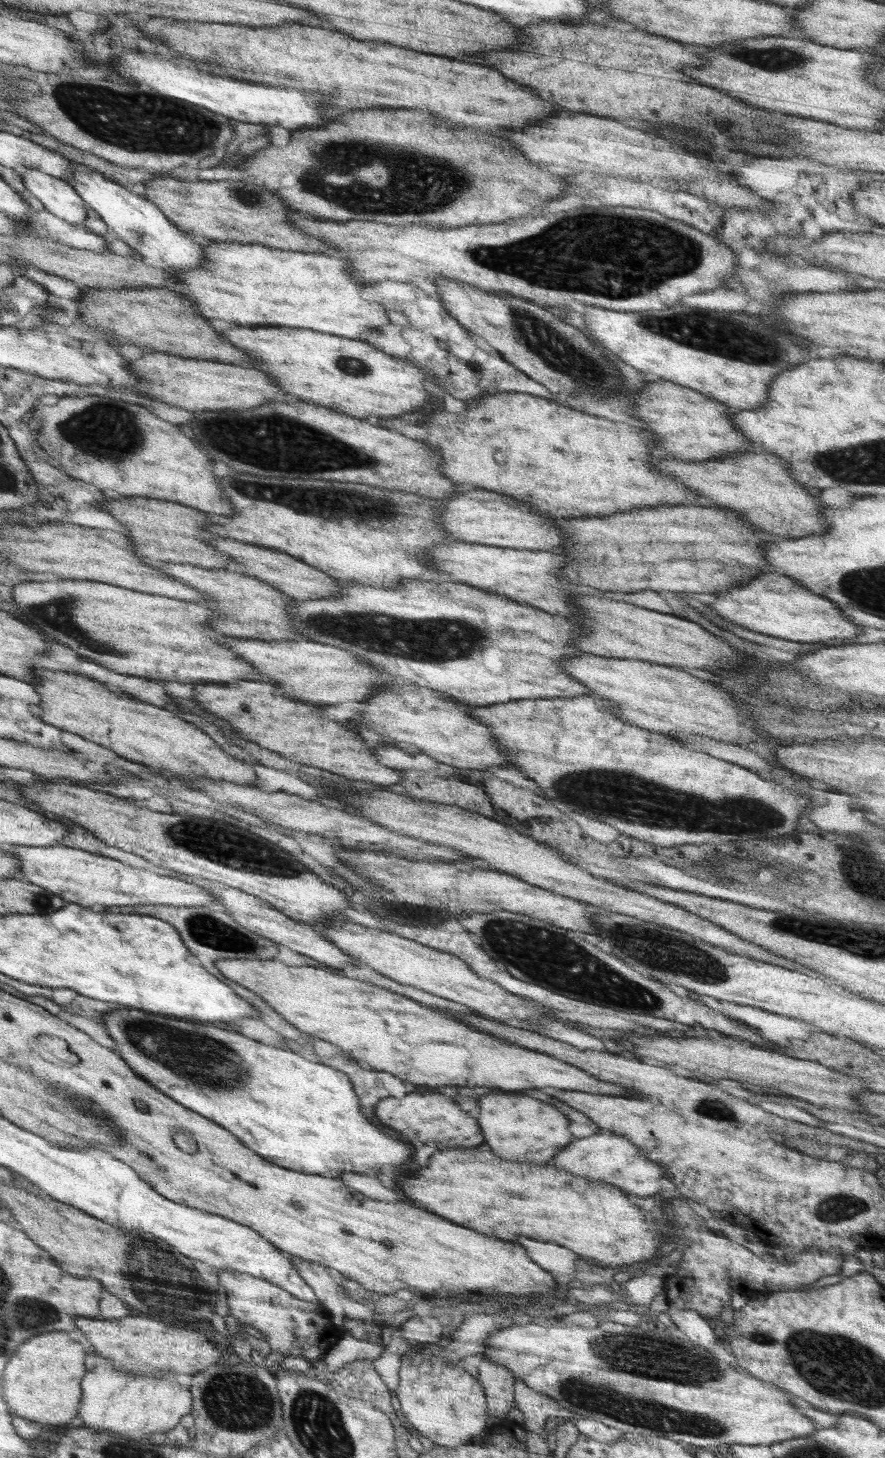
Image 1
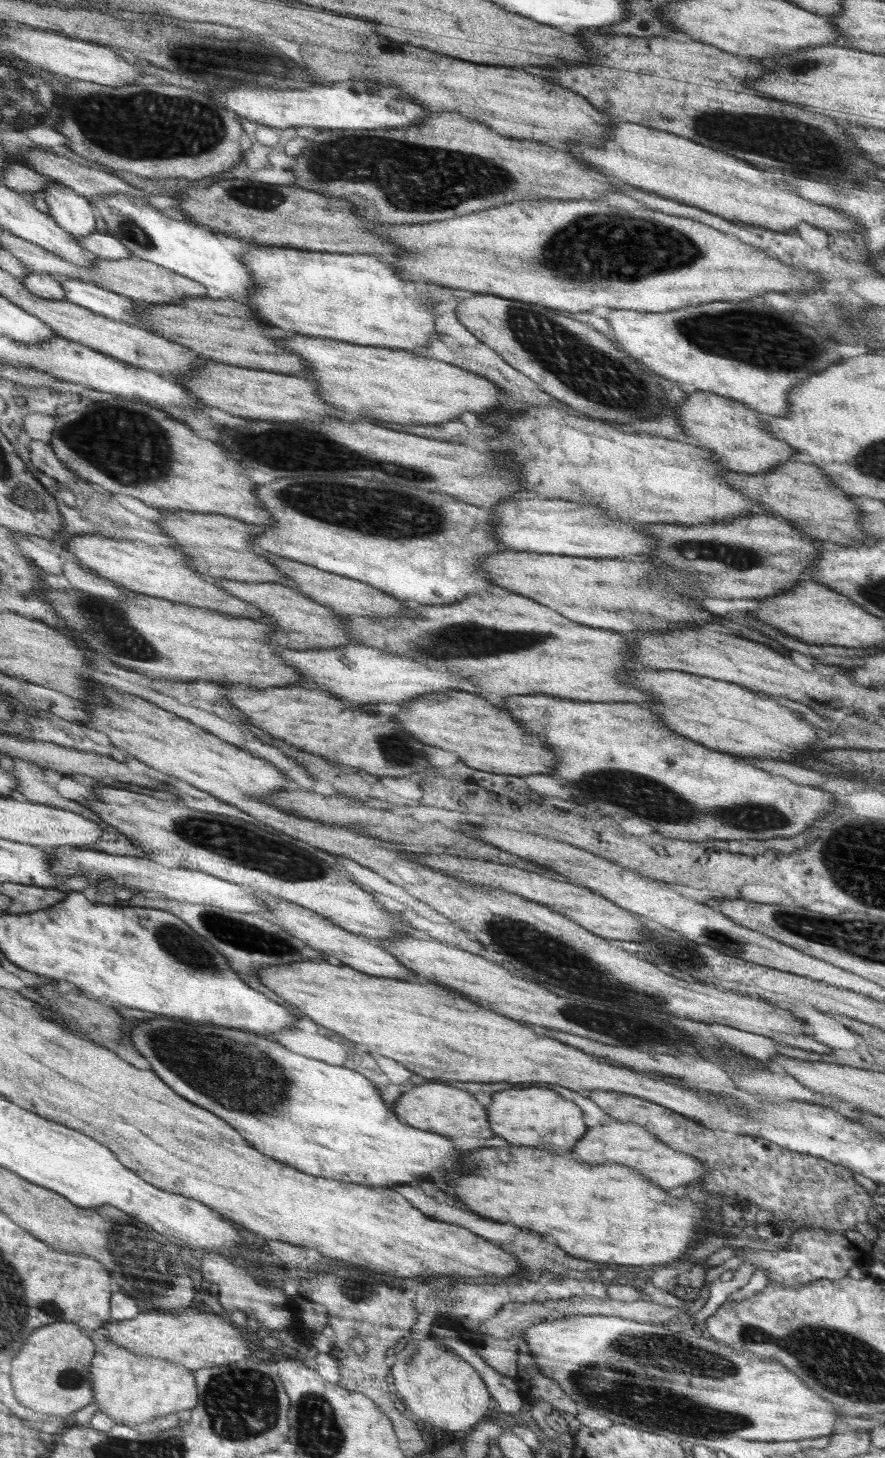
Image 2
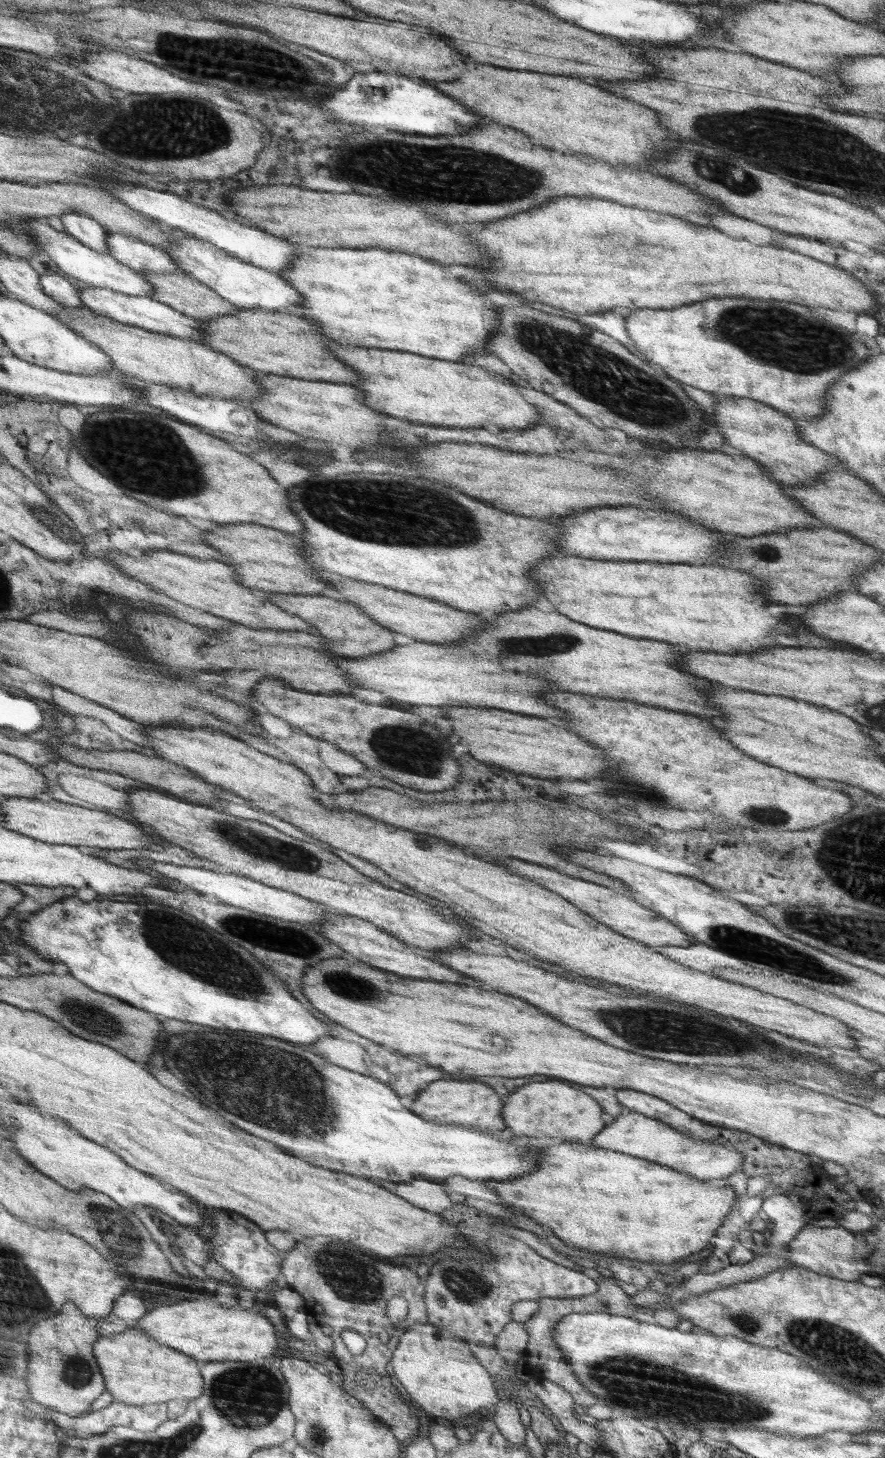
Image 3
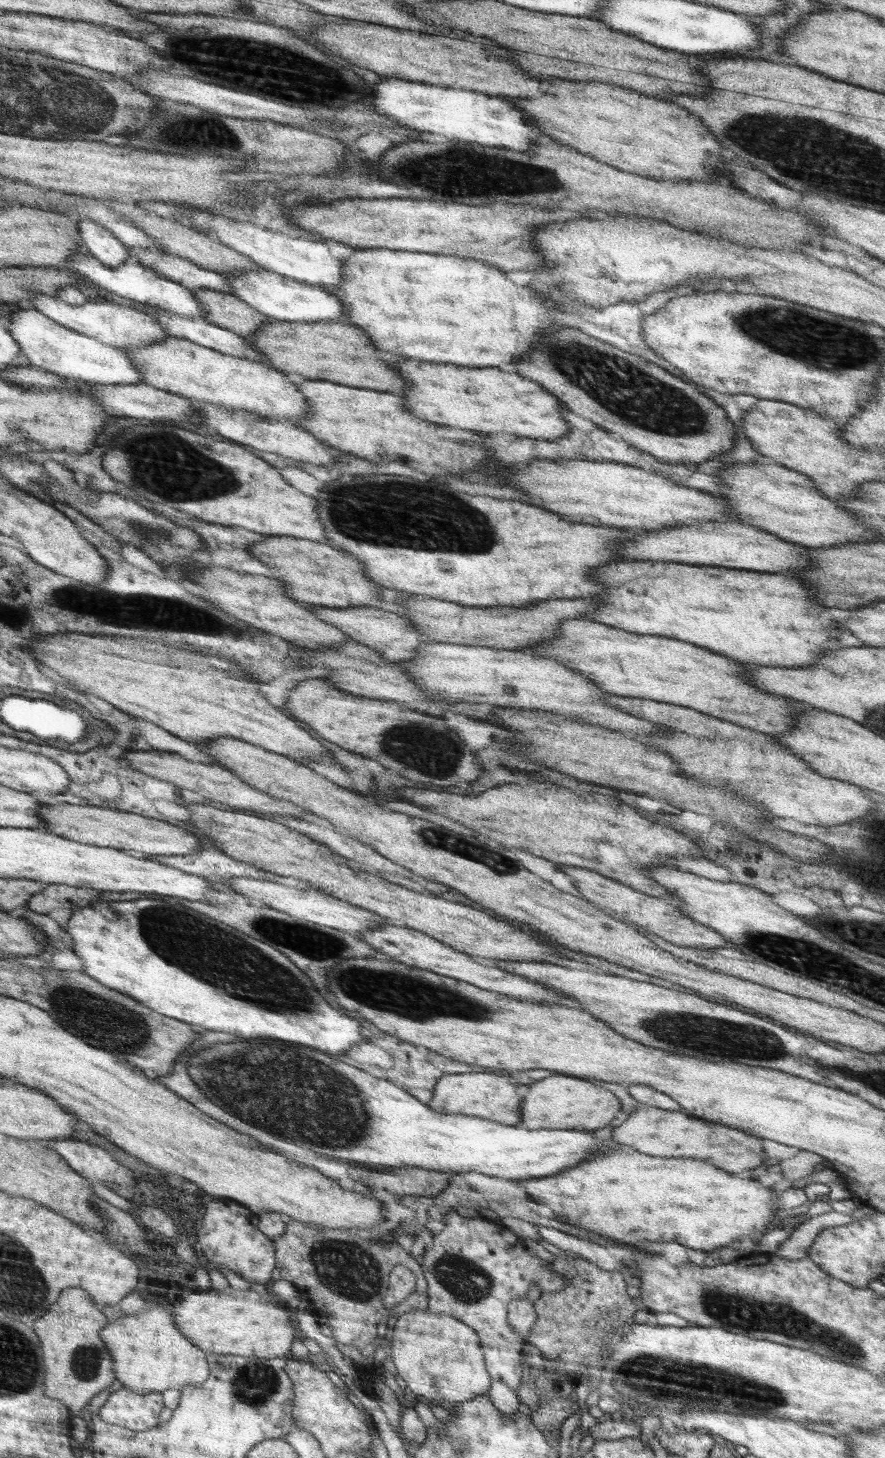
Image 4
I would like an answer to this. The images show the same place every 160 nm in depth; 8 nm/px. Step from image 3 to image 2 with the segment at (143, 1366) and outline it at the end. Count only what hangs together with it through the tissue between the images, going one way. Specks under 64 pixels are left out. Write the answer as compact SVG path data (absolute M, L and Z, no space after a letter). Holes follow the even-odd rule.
M109 1341L105 1349L93 1358L91 1371L95 1384L93 1402L118 1425L130 1427L197 1406L197 1381L192 1370L163 1358L135 1354L115 1342Z

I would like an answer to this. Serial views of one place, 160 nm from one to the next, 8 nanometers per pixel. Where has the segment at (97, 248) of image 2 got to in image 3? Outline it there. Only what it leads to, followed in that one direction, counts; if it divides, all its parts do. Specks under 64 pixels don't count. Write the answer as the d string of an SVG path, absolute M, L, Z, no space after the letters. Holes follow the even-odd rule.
M109 232L107 236L107 253L113 255L118 262L133 267L134 270L175 272L187 275L162 248L155 247L136 237Z

